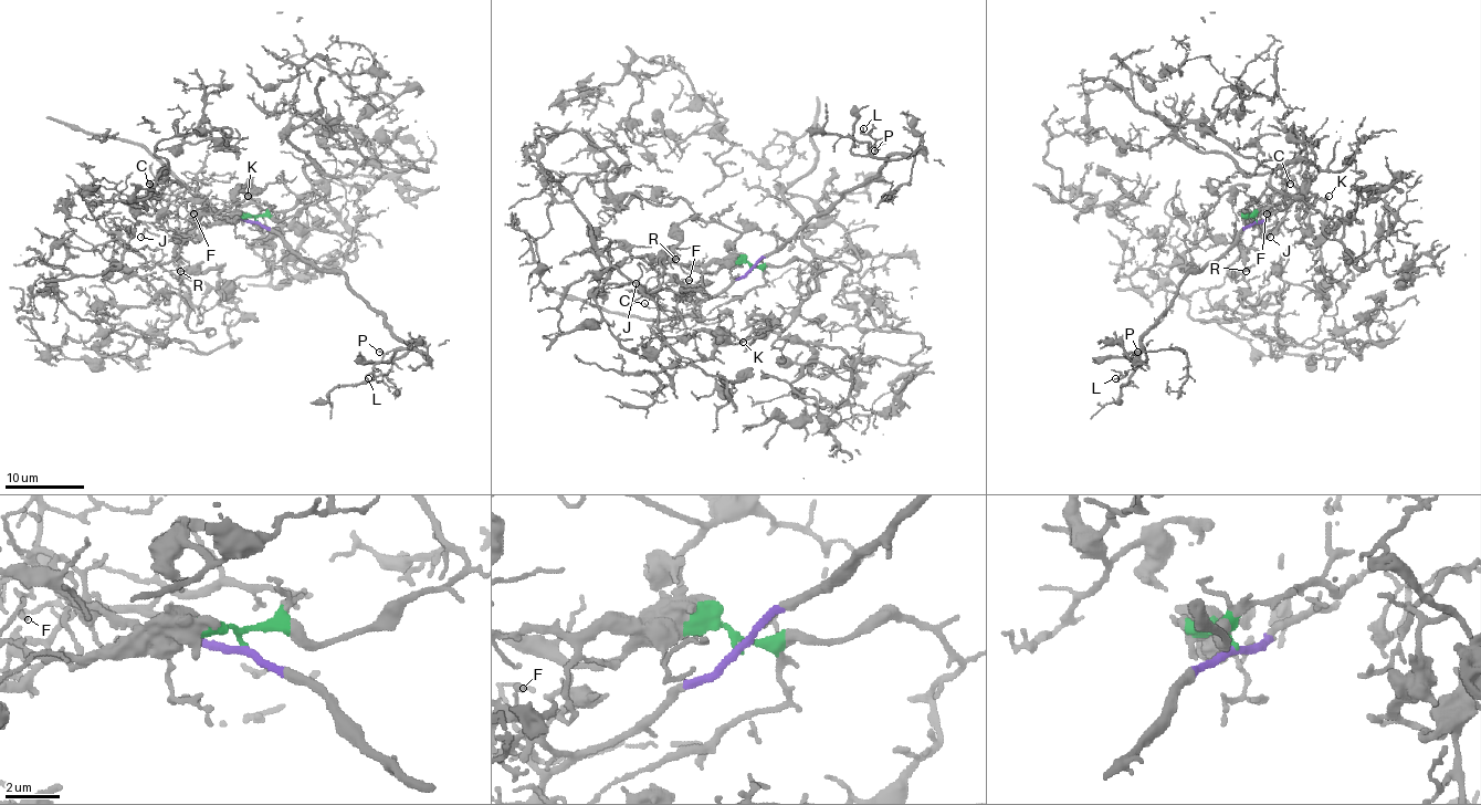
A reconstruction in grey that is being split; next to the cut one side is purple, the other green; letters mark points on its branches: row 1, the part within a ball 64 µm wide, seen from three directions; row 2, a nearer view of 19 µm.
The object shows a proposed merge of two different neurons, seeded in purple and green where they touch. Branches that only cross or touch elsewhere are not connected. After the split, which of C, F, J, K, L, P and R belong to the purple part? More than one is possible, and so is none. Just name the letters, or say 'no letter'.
C, F, J, L, P

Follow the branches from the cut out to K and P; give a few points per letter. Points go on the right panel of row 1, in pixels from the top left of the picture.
K: (1256, 221), (1246, 211), (1248, 206), (1272, 186), (1300, 196), (1317, 211), (1312, 213), (1308, 209), (1327, 196)
P: (1256, 221), (1216, 260), (1203, 270), (1193, 270), (1170, 307), (1143, 335), (1144, 361), (1136, 359), (1136, 351)

